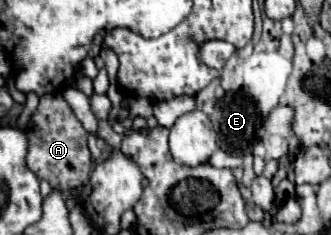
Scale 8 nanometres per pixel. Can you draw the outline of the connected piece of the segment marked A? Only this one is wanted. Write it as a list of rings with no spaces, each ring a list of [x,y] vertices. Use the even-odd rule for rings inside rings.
[[[60,93],[40,97],[40,103],[26,125],[26,133],[28,133],[26,163],[36,173],[38,179],[46,179],[52,185],[52,189],[62,193],[68,193],[86,183],[92,171],[92,159],[86,143],[88,133],[84,131],[82,123],[76,119],[70,105]]]

